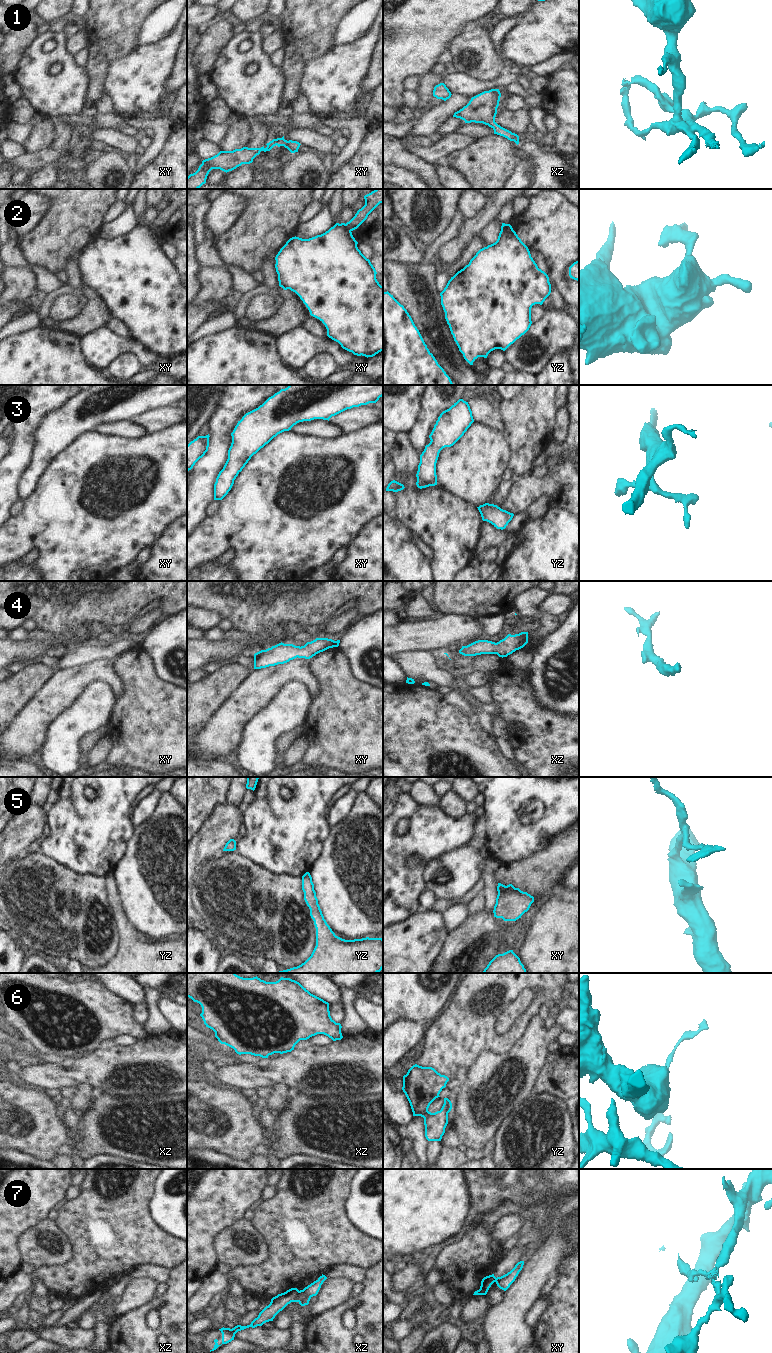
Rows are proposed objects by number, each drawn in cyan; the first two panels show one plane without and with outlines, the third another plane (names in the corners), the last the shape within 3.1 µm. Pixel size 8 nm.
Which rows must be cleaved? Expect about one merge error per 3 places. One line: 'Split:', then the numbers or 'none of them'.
Split: 2, 7.

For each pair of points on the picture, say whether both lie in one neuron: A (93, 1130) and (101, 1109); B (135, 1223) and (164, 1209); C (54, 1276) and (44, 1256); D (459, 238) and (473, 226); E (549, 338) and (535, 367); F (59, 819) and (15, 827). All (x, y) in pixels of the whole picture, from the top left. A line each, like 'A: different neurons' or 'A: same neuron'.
A: same neuron
B: different neurons
C: different neurons
D: same neuron
E: same neuron
F: different neurons

